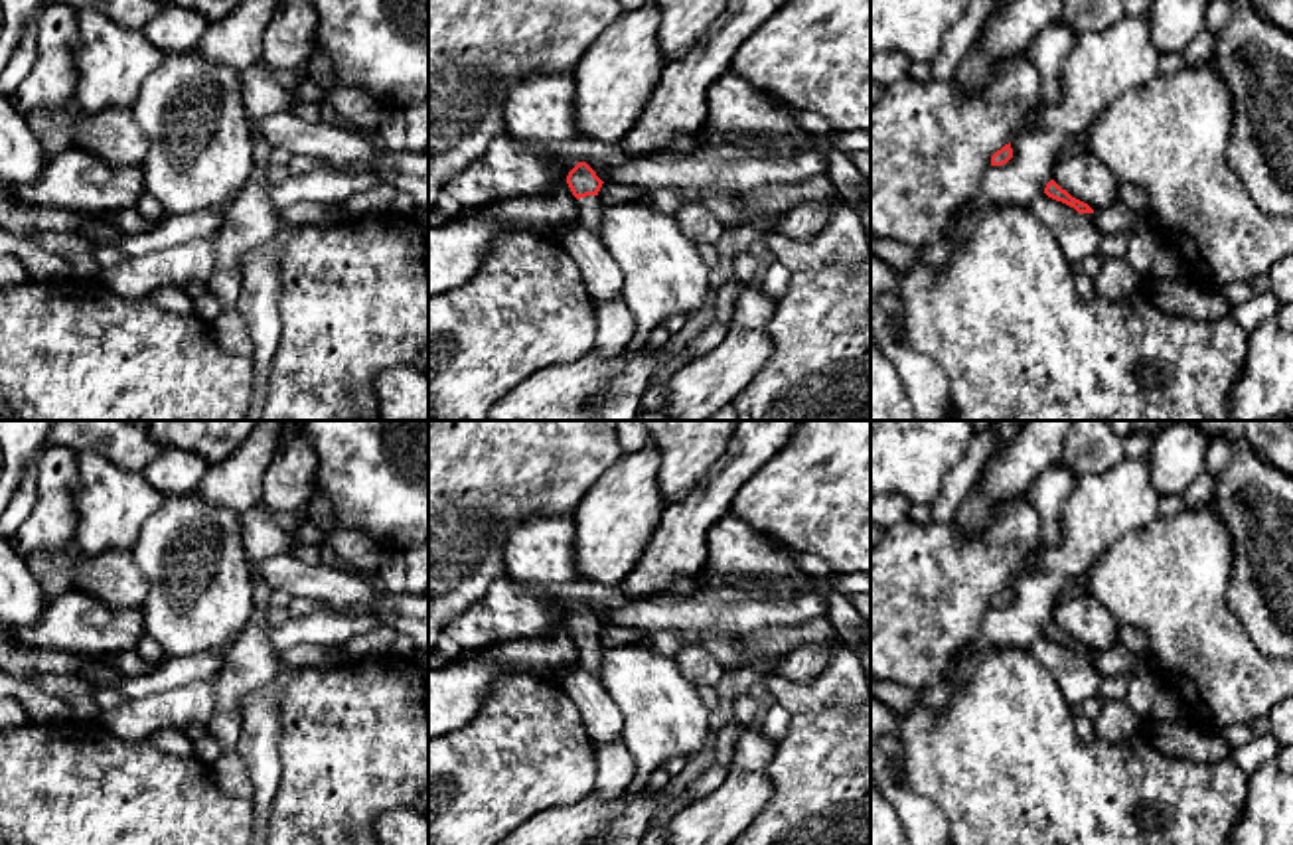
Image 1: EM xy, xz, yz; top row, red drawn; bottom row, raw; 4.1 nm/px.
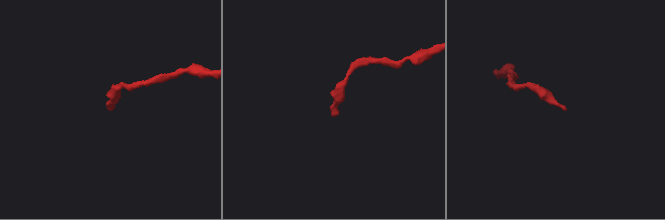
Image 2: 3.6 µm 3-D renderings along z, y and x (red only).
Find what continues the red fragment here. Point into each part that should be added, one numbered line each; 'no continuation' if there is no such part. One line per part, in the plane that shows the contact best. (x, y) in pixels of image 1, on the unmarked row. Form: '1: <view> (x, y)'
1: xz (589, 650)

